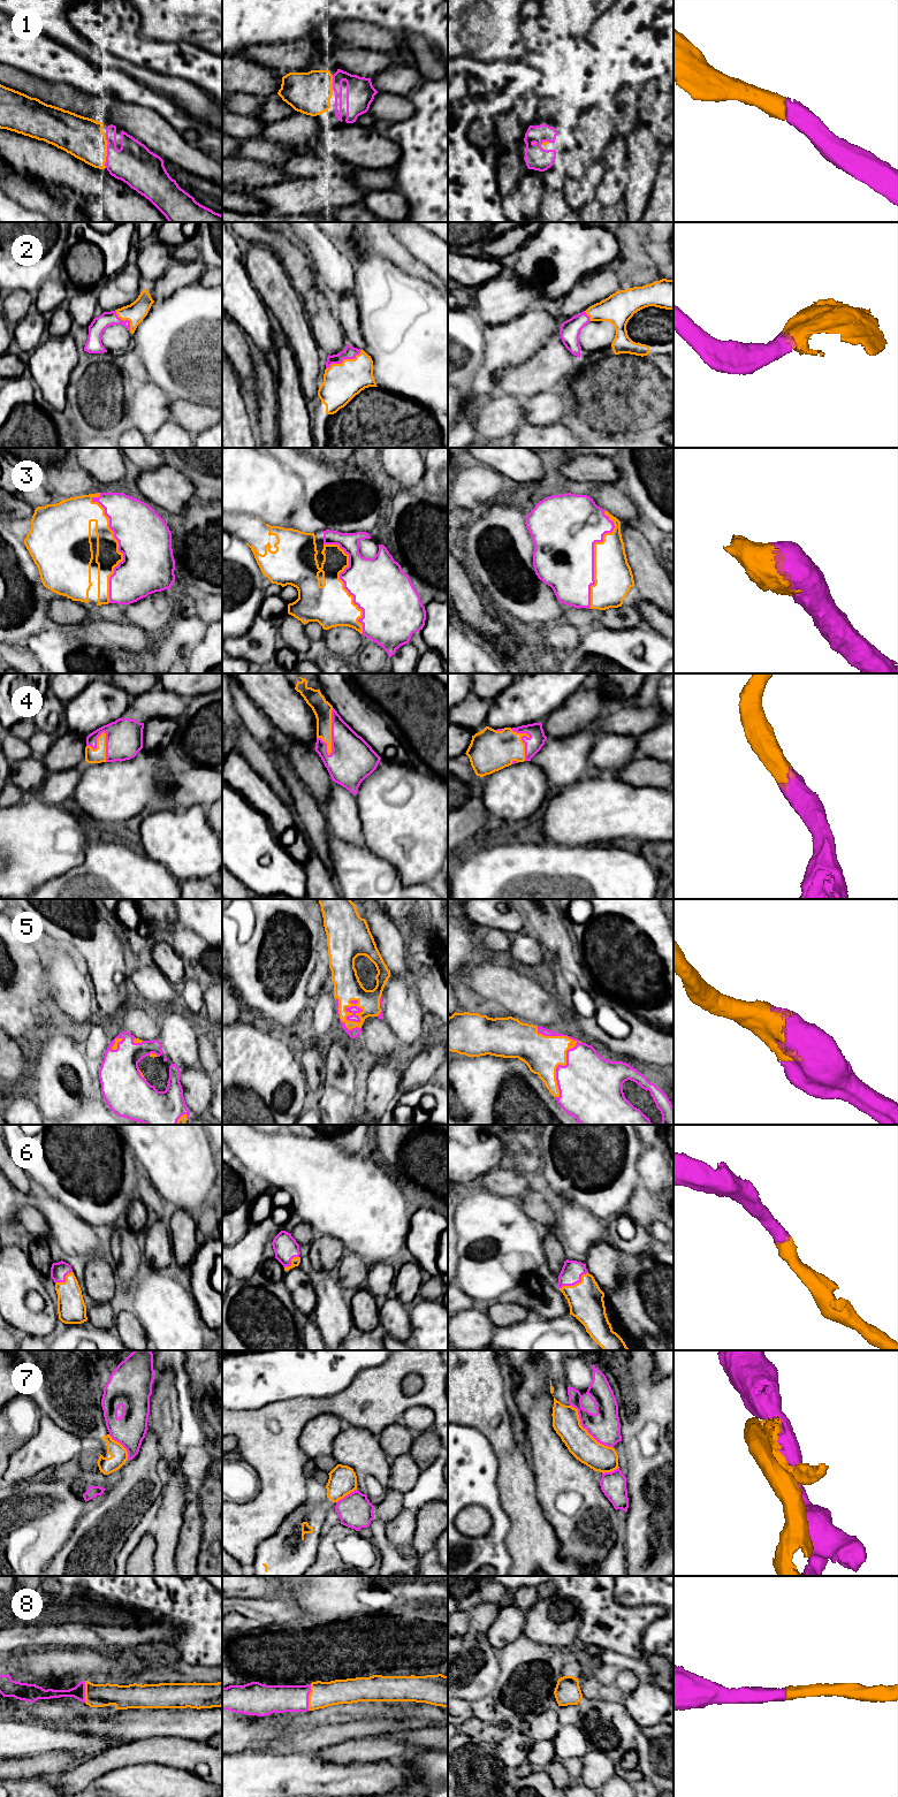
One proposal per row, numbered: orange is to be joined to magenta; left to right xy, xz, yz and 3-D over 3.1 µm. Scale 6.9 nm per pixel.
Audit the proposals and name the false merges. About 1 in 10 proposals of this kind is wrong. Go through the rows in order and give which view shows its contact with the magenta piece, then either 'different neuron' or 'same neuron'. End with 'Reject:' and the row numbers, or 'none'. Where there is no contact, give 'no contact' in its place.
1: meets magenta in xy; same neuron
2: meets magenta in xz; same neuron
3: meets magenta in xy; same neuron
4: meets magenta in xz; same neuron
5: meets magenta in yz; same neuron
6: meets magenta in yz; same neuron
7: meets magenta in yz; different neuron
8: meets magenta in xz; same neuron
Reject: 7

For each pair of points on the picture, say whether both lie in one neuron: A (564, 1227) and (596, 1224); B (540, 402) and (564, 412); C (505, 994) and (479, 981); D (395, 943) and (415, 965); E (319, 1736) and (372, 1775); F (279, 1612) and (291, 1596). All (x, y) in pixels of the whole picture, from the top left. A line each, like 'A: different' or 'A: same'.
A: same
B: same
C: same
D: different
E: different
F: different

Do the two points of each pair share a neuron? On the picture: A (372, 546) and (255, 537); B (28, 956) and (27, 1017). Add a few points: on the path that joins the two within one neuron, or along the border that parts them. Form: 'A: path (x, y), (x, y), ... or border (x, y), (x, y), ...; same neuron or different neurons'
A: path (343, 575), (329, 588), (316, 588), (283, 556); same neuron
B: path (27, 971), (27, 1002); same neuron

